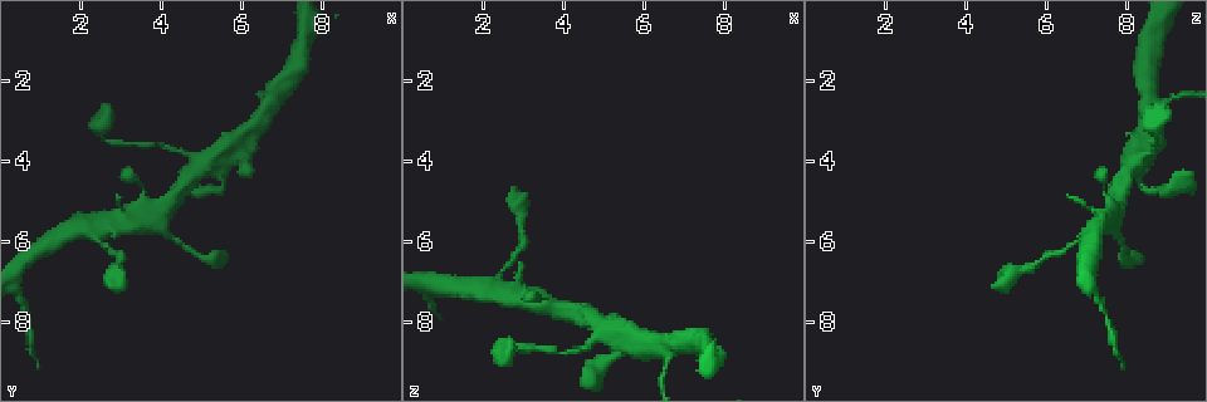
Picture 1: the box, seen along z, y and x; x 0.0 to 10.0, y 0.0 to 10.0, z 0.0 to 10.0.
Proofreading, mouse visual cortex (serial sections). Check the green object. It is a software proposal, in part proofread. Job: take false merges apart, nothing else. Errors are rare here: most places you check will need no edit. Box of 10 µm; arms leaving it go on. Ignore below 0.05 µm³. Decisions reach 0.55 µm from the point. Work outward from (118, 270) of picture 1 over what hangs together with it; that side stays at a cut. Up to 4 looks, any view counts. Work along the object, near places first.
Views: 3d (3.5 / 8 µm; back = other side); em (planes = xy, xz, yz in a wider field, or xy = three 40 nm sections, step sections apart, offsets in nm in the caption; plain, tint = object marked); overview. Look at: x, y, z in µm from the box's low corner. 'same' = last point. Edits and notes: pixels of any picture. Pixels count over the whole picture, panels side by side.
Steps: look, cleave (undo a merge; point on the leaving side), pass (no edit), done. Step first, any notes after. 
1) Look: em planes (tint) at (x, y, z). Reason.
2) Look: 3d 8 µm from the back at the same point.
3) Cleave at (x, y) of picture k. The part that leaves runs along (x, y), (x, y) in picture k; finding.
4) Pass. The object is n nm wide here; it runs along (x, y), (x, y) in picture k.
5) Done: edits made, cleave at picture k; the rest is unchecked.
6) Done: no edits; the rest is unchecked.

Look: 3d 3.5 µm at (2.35, 5.85, 7.05). Three-way junction.

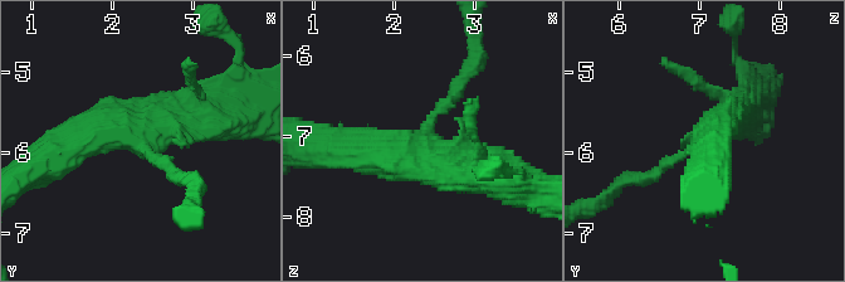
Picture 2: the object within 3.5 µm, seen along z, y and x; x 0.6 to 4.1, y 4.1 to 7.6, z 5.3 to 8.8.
Pass. It runs along (650, 178), (740, 108) in picture 2; one cell here.

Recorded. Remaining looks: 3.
Look: 3d 3.5 µm at (2.55, 3.20, 8.70). Calibre changes.

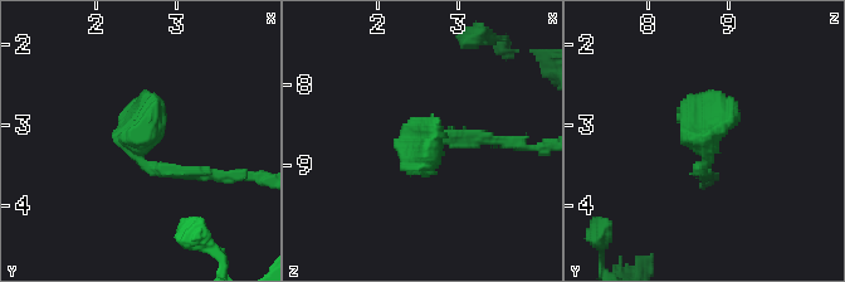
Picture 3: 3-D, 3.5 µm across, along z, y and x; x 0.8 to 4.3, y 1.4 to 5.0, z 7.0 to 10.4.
Look: em xy step 1 (tint) at (2.50, 3.15, 8.65). Shape alone is not enough.

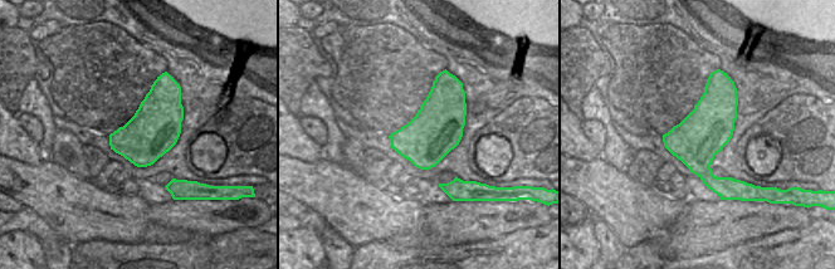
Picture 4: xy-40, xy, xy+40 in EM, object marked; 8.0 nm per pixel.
Pass. It runs along (716, 74), (704, 171), (731, 196) in picture 4; all the same cell.

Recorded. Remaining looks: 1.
Done: no edits; the rest is unchecked.

